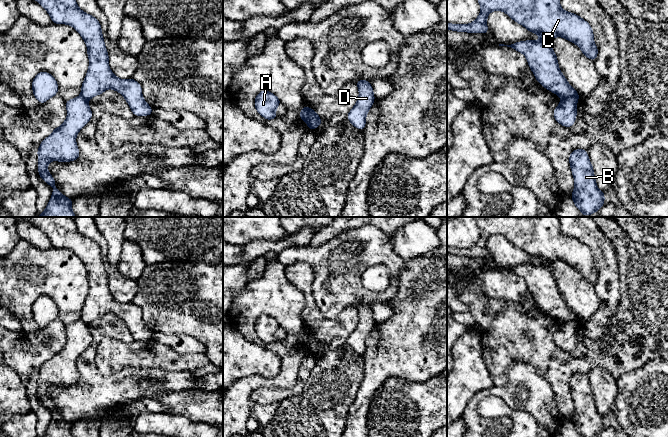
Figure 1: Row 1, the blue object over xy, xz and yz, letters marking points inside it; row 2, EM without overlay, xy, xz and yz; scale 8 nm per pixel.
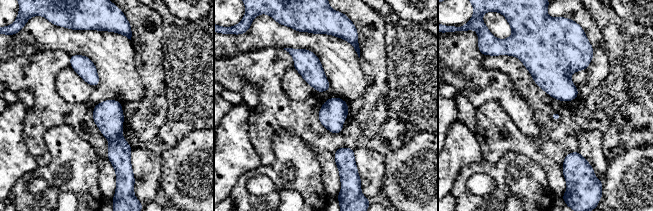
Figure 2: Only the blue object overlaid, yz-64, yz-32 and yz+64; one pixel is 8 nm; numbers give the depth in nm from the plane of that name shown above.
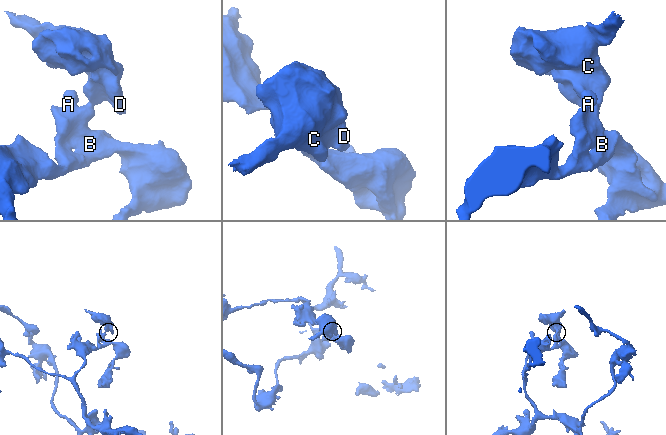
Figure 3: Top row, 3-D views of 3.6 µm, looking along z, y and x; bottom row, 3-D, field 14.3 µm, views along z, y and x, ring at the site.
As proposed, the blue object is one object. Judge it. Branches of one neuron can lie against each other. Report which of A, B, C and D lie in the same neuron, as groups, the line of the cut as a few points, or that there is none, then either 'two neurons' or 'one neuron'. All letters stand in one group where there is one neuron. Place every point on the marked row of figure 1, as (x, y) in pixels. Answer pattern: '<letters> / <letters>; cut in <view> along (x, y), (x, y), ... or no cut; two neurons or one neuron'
A B / C D; cut in yz along (561, 97), (575, 97), (577, 99); two neurons

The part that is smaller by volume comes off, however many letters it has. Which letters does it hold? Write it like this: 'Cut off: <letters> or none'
Cut off: C, D

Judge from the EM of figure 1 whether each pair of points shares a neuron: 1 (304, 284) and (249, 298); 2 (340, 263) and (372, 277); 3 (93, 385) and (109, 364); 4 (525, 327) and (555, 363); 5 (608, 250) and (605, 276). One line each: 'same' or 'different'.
1: different
2: different
3: different
4: same
5: same

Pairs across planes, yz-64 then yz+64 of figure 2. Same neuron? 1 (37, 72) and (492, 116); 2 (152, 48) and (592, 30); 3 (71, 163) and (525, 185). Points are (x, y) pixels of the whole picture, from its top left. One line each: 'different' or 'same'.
1: same
2: same
3: same

